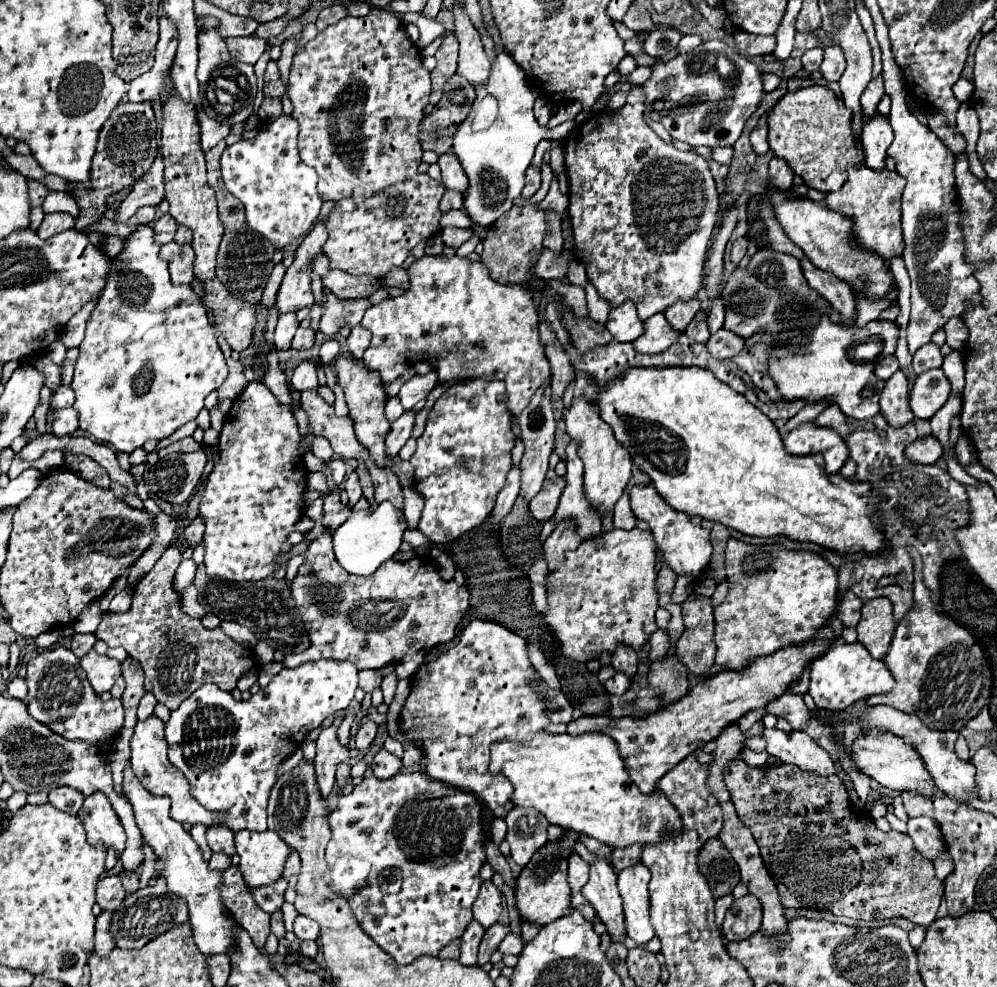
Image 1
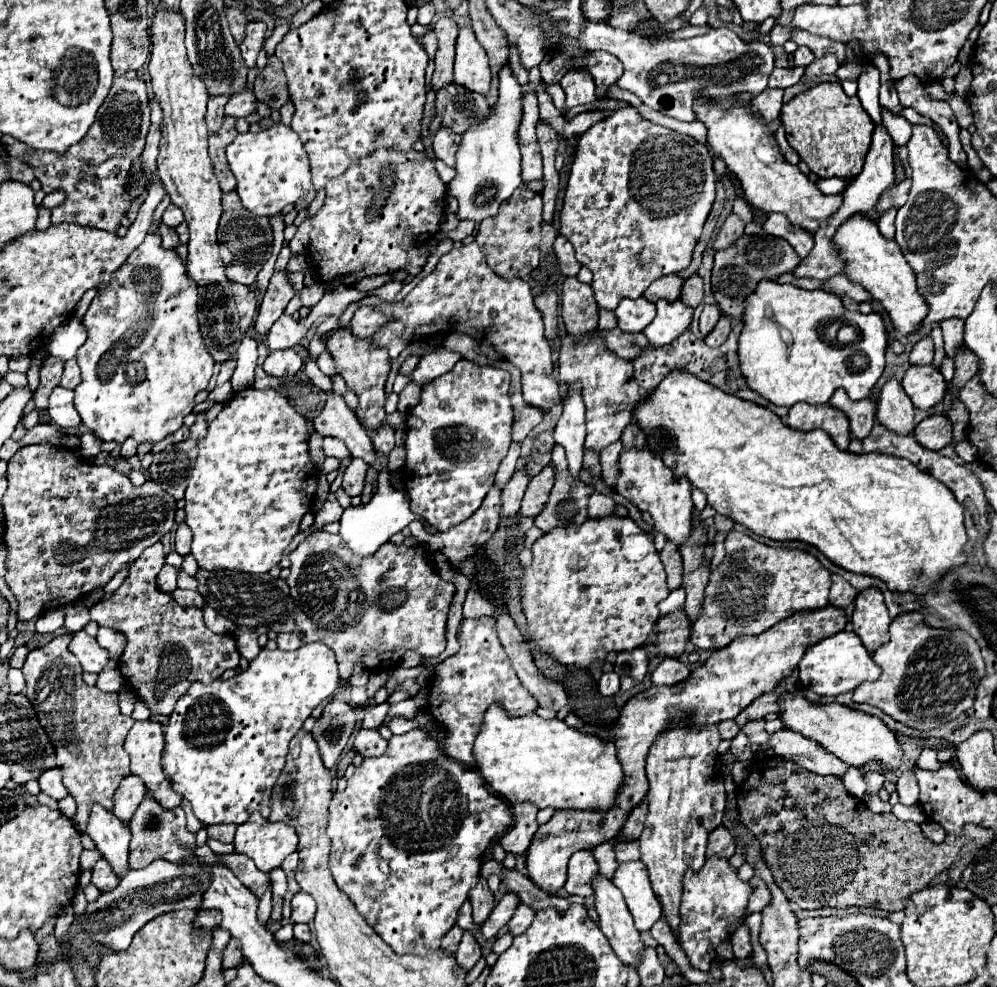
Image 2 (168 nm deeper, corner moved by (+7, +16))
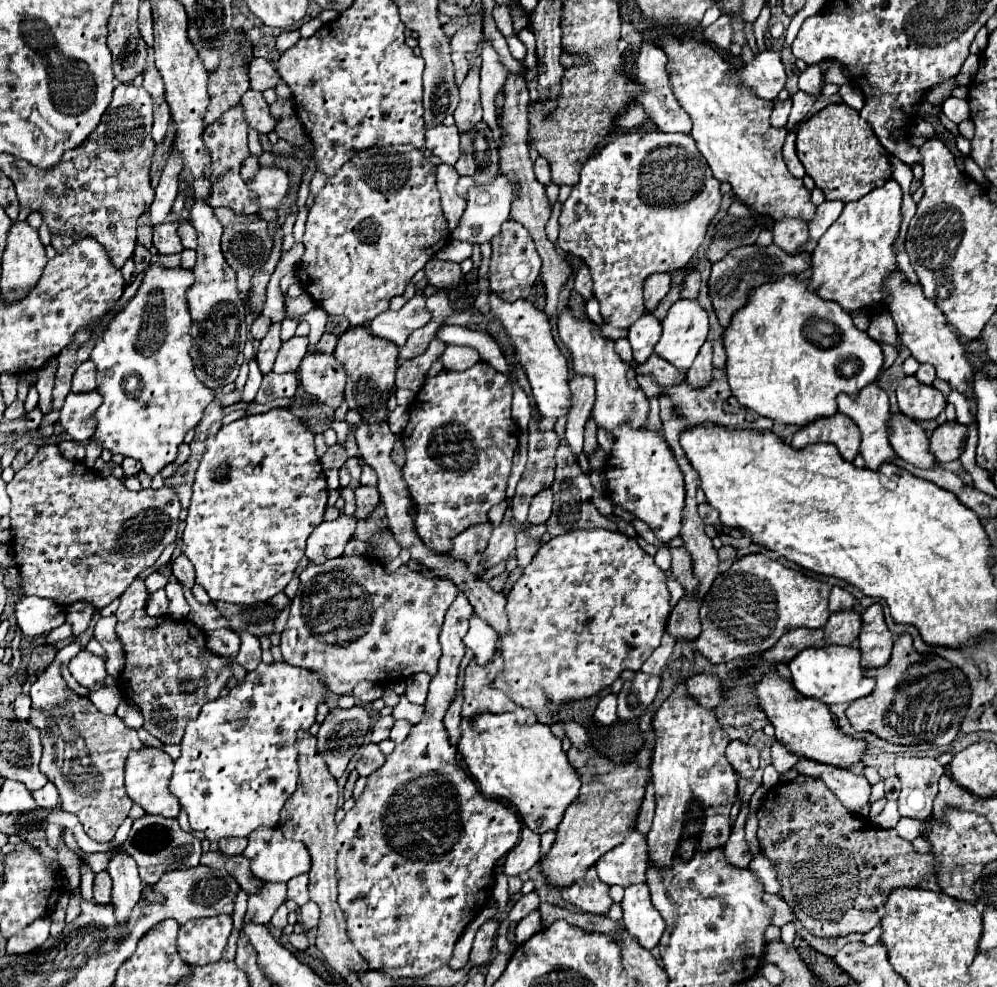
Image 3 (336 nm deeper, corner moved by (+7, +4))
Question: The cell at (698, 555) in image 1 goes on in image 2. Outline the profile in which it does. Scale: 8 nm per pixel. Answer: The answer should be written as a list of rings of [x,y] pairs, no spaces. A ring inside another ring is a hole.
[[[625,450],[619,456],[621,478],[617,482],[617,492],[633,502],[641,512],[649,512],[653,518],[653,526],[661,532],[669,542],[683,544],[689,540],[689,532],[693,530],[695,506],[691,502],[691,484],[681,478],[673,480],[673,472],[665,468],[663,460],[657,458],[651,450]]]

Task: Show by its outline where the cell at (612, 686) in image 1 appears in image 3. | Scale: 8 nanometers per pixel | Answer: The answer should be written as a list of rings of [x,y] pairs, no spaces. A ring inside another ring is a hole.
[[[609,694],[599,702],[595,710],[595,722],[599,726],[611,726],[615,720],[617,720],[617,698],[615,694]]]

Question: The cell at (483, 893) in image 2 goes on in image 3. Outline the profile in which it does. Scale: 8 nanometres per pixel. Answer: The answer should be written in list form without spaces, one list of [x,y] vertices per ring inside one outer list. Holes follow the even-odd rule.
[[[489,920],[485,922],[473,942],[473,950],[471,950],[471,966],[485,966],[491,962],[491,950],[495,946],[495,934],[497,934],[499,922]]]

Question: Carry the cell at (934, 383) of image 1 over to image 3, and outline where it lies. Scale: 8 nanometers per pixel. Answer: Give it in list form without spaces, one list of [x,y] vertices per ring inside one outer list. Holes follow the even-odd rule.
[[[905,376],[899,382],[897,400],[899,410],[917,422],[937,418],[939,412],[947,406],[943,394],[937,388],[921,384],[915,376]]]

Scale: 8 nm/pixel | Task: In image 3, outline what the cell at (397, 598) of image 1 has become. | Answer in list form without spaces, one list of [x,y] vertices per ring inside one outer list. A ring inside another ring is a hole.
[[[341,556],[327,560],[321,566],[311,562],[299,578],[301,586],[291,602],[291,614],[281,634],[281,652],[287,664],[321,672],[321,680],[329,692],[337,696],[351,694],[363,680],[395,682],[417,672],[427,672],[429,676],[437,674],[437,664],[441,658],[439,632],[445,612],[459,594],[459,588],[451,580],[423,576],[407,566],[401,566],[395,574],[389,574],[377,560],[365,556]]]

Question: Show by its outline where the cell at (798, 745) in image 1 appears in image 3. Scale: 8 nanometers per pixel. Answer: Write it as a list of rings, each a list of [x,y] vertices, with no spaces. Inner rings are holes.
[[[801,758],[801,762],[795,768],[799,770],[799,774],[821,778],[831,788],[831,792],[841,800],[841,804],[855,816],[861,816],[861,818],[869,816],[871,784],[867,782],[865,776],[855,776],[849,770],[833,768],[807,758]]]

